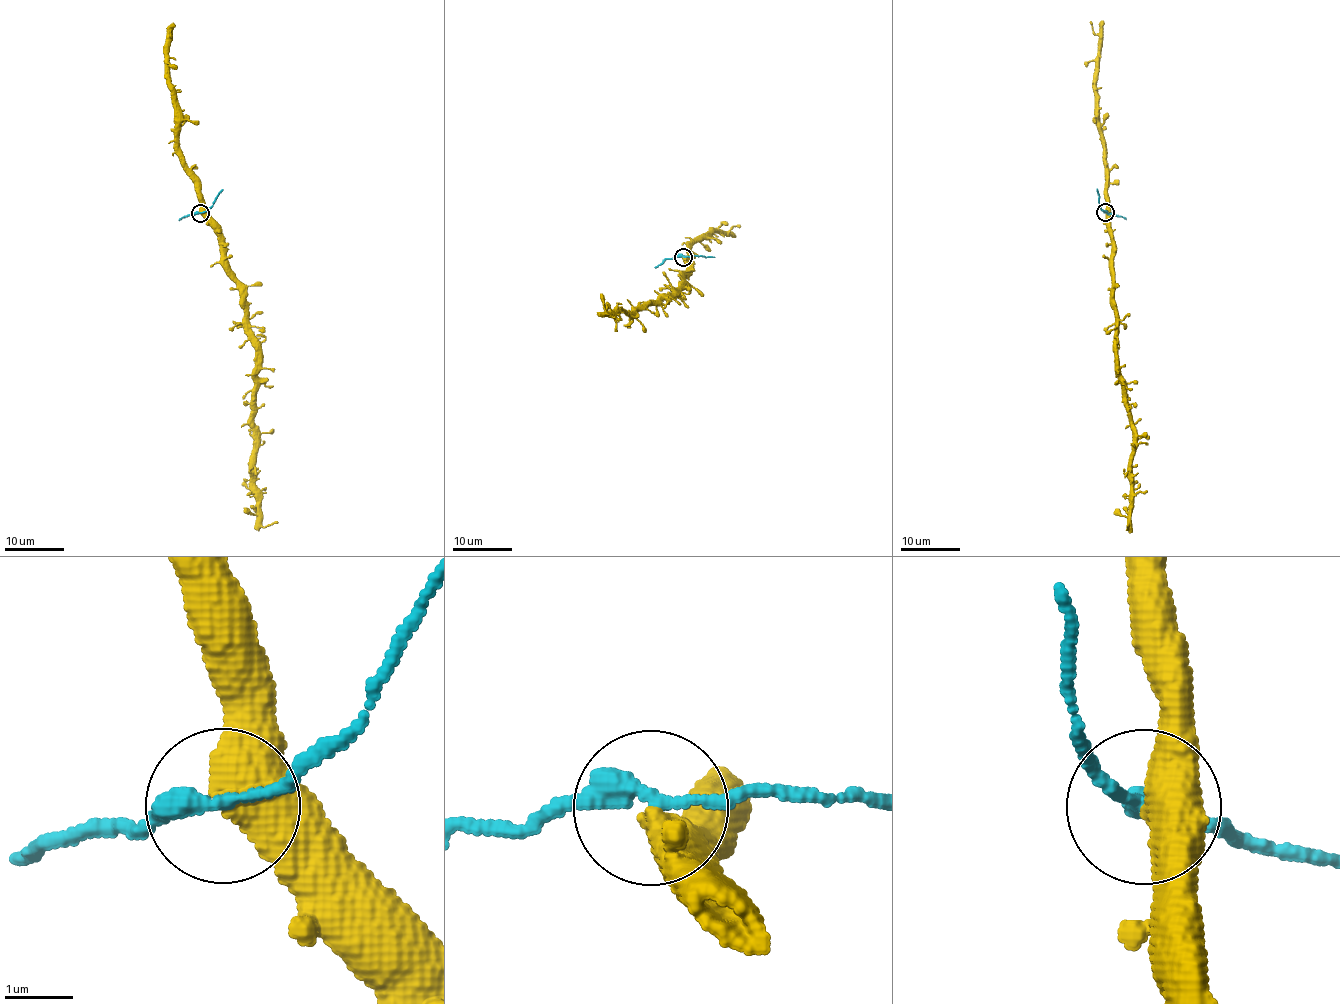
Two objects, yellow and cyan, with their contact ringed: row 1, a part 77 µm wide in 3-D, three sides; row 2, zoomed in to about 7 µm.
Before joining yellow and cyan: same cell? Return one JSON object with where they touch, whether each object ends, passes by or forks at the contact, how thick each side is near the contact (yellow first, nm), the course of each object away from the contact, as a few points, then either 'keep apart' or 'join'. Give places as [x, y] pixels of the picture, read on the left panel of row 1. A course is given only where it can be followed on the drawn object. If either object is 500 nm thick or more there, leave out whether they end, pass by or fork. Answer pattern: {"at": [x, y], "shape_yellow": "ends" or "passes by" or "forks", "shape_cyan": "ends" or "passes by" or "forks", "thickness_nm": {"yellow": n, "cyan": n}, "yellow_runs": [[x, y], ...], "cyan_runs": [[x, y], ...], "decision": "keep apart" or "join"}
{"at": [200, 213], "thickness_nm": {"yellow": 600, "cyan": 240}, "yellow_runs": [[200, 212], [217, 233], [225, 272], [242, 297], [244, 333], [256, 348], [256, 514], [261, 526], [277, 522]], "cyan_runs": [[200, 212], [210, 207], [222, 189]], "decision": "keep apart"}

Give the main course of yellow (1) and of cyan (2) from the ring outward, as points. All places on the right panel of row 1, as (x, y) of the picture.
1: (1106, 211), (1112, 245), (1111, 272), (1117, 375), (1122, 385), (1122, 401), (1132, 431), (1127, 525)
2: (1105, 211), (1099, 206), (1097, 188)

